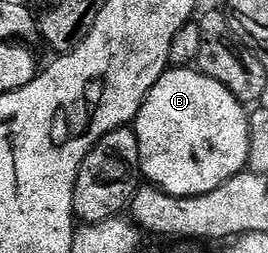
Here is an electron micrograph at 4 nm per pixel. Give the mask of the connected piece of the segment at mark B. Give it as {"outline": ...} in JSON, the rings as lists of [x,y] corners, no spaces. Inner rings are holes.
{"outline":[[[170,67],[158,82],[148,91],[138,116],[132,122],[136,139],[140,143],[141,176],[156,189],[163,189],[168,195],[195,197],[208,191],[216,191],[228,179],[247,168],[248,127],[250,118],[247,106],[208,75],[194,67]]]}

